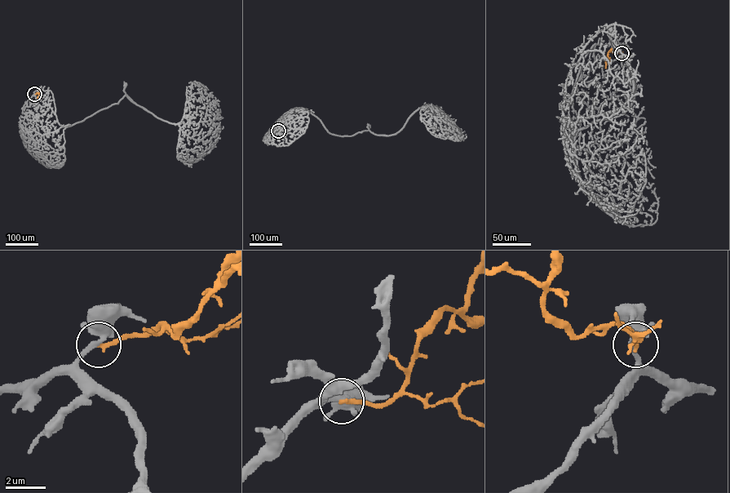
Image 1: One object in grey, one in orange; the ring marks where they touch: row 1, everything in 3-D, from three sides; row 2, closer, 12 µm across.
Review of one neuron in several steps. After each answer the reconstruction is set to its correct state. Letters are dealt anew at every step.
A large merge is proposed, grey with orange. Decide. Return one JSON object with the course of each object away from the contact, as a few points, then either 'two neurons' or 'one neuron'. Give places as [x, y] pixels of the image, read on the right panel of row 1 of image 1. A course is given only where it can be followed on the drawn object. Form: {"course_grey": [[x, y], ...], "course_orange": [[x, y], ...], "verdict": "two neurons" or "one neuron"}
{"course_grey": [[621, 53], [595, 59], [595, 44], [584, 58], [568, 105], [573, 129], [622, 114], [634, 97], [610, 31]], "course_orange": [[621, 53], [614, 50], [608, 51], [605, 68]], "verdict": "two neurons"}

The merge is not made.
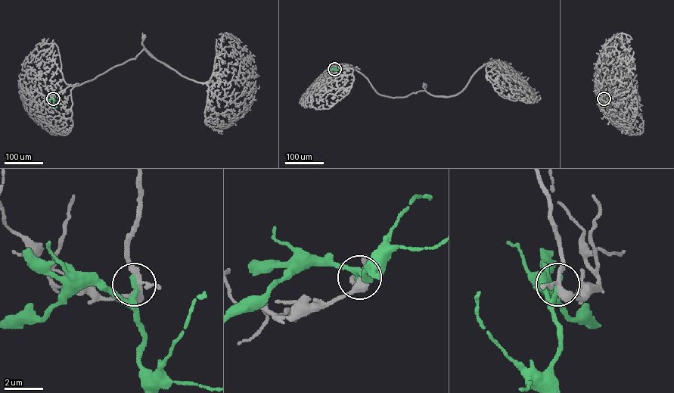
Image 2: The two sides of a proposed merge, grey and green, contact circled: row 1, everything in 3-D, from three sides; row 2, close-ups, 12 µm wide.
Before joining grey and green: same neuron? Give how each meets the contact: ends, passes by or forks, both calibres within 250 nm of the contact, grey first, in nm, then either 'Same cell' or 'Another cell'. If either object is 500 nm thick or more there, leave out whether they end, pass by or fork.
At the ring grey forks. At the ring green ends. Thickness 320 nm (grey) against 300 nm. Same cell

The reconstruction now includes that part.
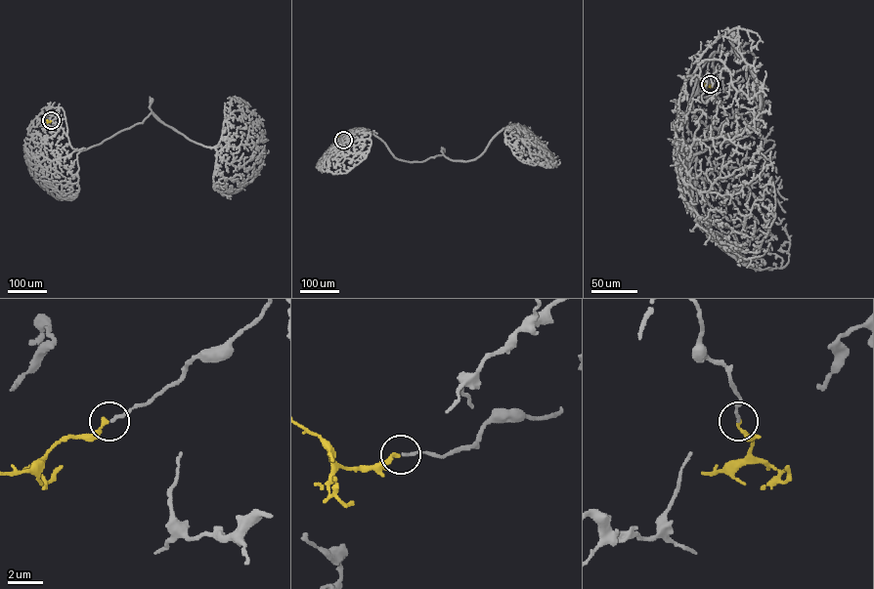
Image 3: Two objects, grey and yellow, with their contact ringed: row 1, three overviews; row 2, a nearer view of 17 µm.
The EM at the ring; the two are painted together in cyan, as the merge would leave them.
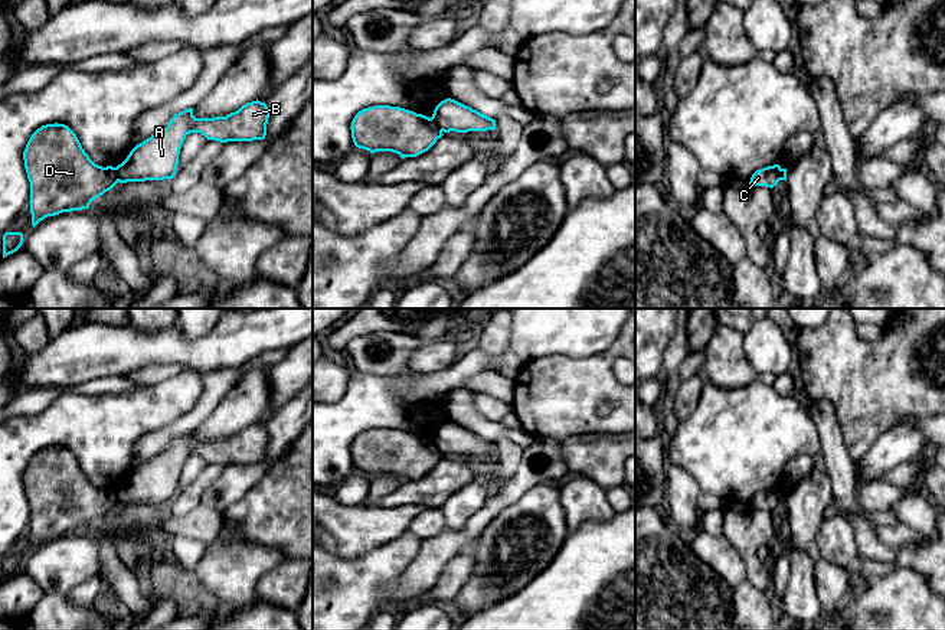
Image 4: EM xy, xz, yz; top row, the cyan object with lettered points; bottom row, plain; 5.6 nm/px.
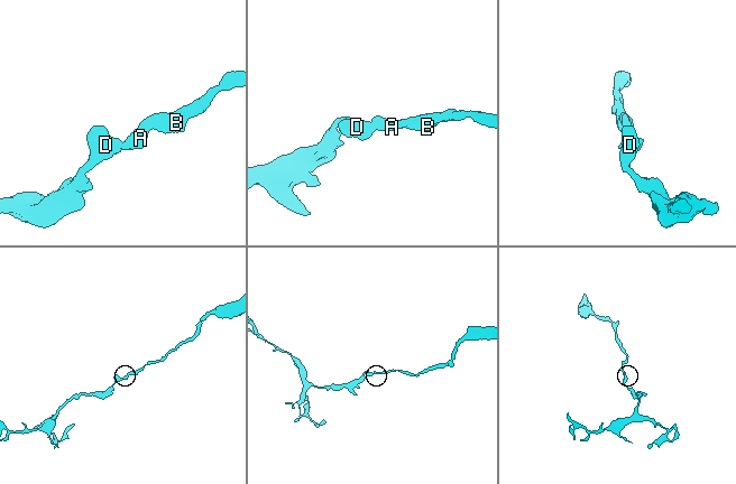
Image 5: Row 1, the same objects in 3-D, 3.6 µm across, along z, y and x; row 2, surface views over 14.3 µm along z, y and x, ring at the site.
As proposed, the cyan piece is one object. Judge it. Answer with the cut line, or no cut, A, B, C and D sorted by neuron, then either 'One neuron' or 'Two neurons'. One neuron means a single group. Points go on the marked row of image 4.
Split along xy (115, 167), (118, 180). Groups: A B C / D. Two neurons

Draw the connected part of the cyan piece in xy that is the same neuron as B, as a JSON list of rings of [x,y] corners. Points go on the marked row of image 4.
[[[252,101],[226,117],[196,118],[193,108],[174,114],[169,125],[137,144],[117,166],[120,183],[173,179],[182,144],[187,134],[200,133],[220,143],[264,140],[269,111]]]

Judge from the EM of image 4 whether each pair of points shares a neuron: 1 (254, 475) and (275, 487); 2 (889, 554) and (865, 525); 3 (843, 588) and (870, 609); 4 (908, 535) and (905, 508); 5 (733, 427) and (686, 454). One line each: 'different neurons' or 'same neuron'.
1: different neurons
2: same neuron
3: different neurons
4: different neurons
5: same neuron

